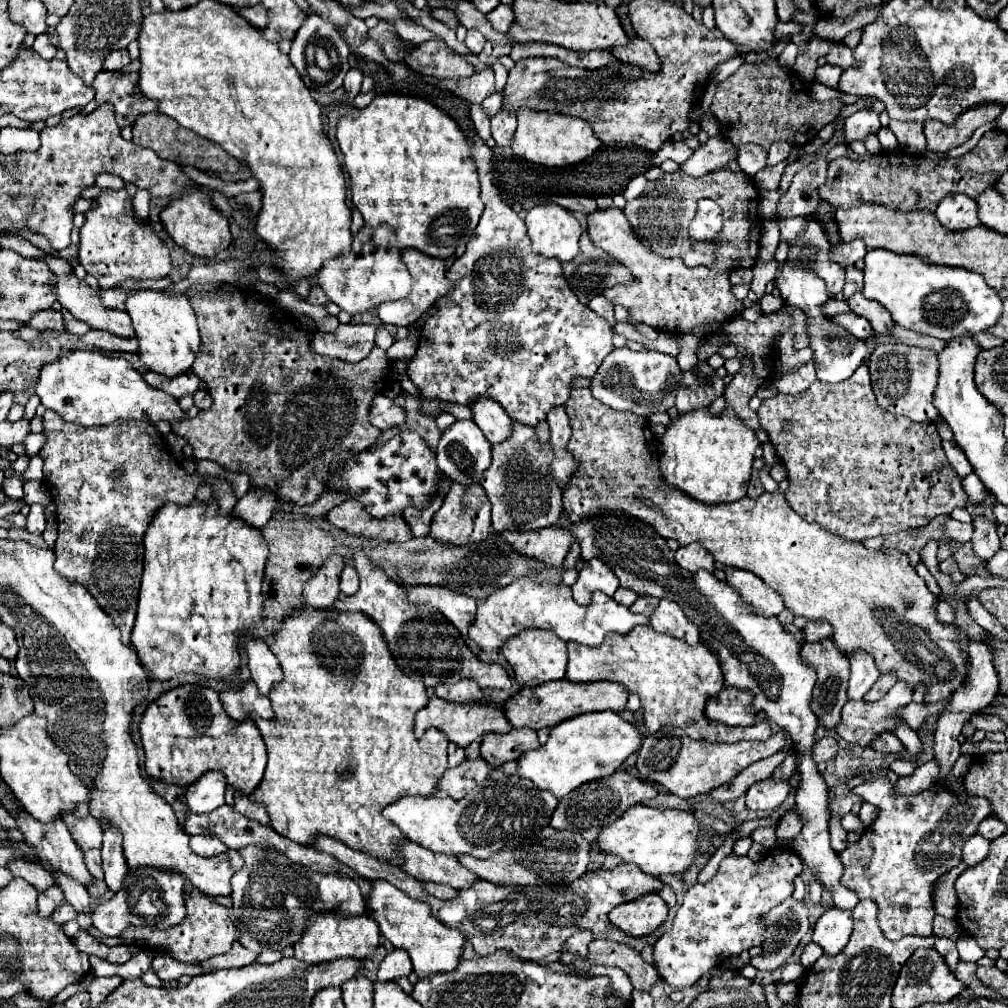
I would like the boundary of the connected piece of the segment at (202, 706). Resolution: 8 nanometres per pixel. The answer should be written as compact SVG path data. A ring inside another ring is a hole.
M182 684L174 690L162 692L144 710L138 730L140 730L140 740L142 740L144 754L146 754L144 766L146 766L146 772L154 778L160 778L160 780L166 780L178 786L188 786L192 784L192 780L198 780L204 772L220 770L224 772L228 784L232 784L236 790L248 796L262 780L262 774L266 768L266 744L260 736L260 730L256 728L252 720L240 722L240 720L230 718L220 704L218 692L214 692L212 688L198 686L198 684Z

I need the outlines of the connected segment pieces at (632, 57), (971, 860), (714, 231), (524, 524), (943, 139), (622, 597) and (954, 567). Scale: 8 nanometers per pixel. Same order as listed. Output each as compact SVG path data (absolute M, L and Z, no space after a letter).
M632 36L628 38L628 42L624 46L614 46L610 50L620 62L630 62L636 64L648 72L658 72L660 70L660 60L654 52L654 48L642 40L640 36Z
M976 834L976 836L970 836L964 844L964 852L962 852L962 860L968 864L968 866L974 866L978 862L982 862L986 856L988 856L988 850L990 850L990 840Z
M698 200L696 216L690 224L690 238L694 242L714 242L722 230L722 210L714 200Z
M512 420L512 436L492 446L492 464L482 474L480 482L492 504L492 526L496 532L538 530L558 522L562 512L562 490L556 488L556 480L548 470L552 458L552 446L538 442L534 426Z
M994 102L994 104L968 108L950 126L942 124L942 122L936 122L936 120L924 122L924 136L926 136L928 150L932 150L932 152L948 152L954 146L964 144L978 126L996 120L1002 114L1002 110L1004 110L1004 106Z
M618 588L618 592L612 596L618 604L622 604L622 606L630 606L634 600L636 600L636 592L632 592L632 590L624 590L624 588Z
M950 556L950 558L946 558L946 560L942 560L940 562L940 568L946 572L946 574L950 574L956 582L962 582L964 580L964 574L960 572L960 568L958 568L958 564L956 564L956 560Z

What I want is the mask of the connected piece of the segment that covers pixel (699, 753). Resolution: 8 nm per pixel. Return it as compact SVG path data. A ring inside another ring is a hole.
M778 730L764 742L736 742L736 744L726 744L726 742L702 742L702 740L692 740L686 734L676 734L676 732L660 732L660 734L650 734L646 736L640 756L636 760L636 768L640 772L640 778L658 782L672 794L680 798L692 798L700 792L710 792L712 788L718 788L720 784L726 784L734 776L738 776L744 768L748 768L752 762L764 760L774 756L786 746L786 734Z

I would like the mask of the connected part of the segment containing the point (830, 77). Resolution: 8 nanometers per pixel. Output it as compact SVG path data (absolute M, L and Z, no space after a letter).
M824 64L824 66L818 66L816 70L816 82L824 84L824 86L830 86L830 88L838 88L838 82L840 82L840 76L842 76L842 68L836 68L832 64Z

